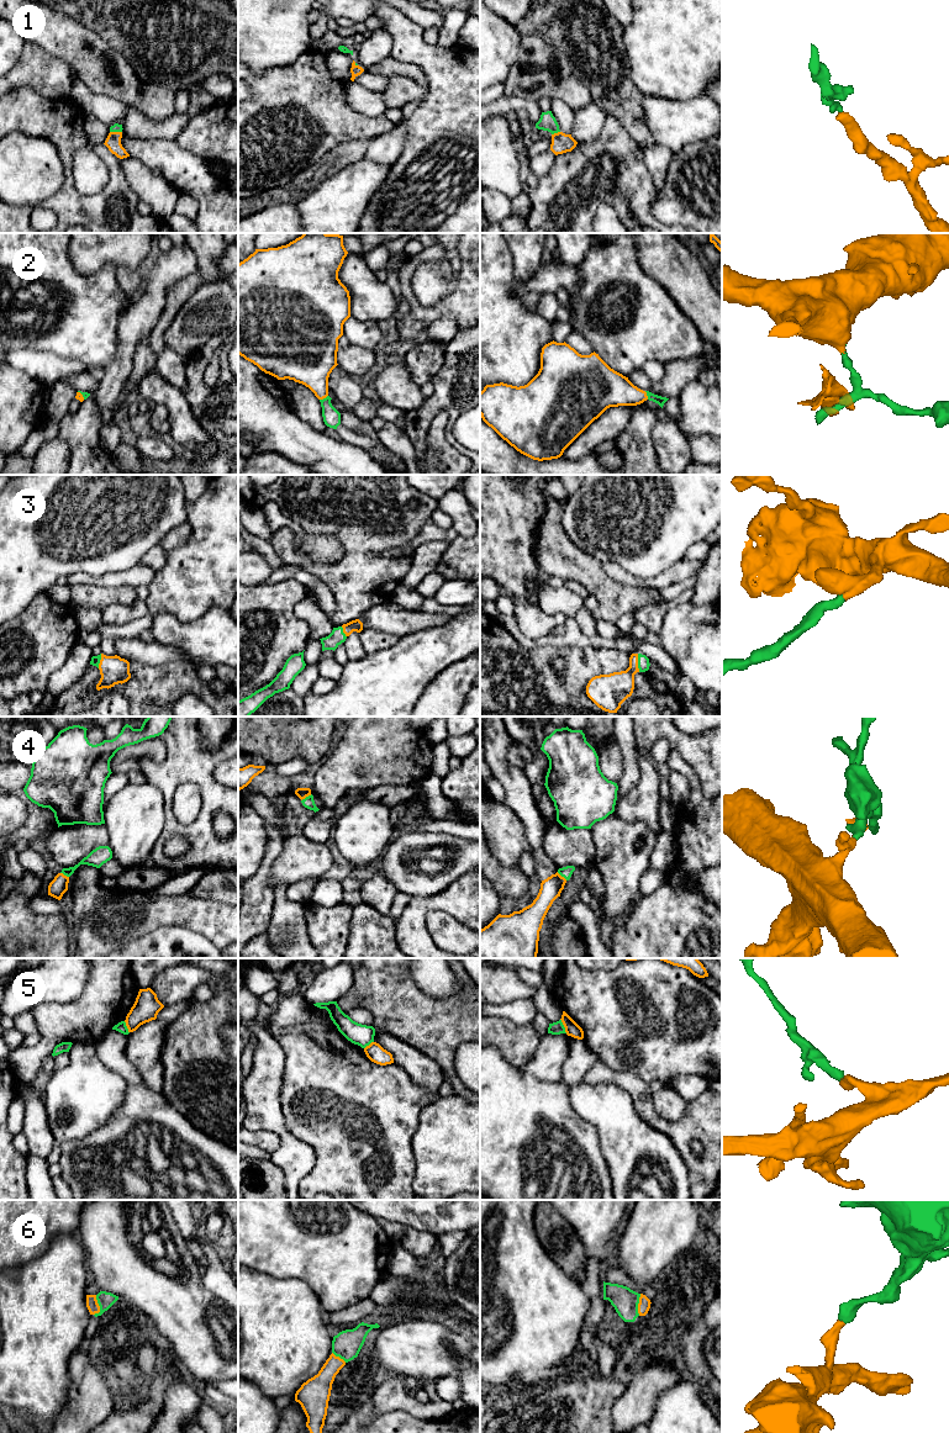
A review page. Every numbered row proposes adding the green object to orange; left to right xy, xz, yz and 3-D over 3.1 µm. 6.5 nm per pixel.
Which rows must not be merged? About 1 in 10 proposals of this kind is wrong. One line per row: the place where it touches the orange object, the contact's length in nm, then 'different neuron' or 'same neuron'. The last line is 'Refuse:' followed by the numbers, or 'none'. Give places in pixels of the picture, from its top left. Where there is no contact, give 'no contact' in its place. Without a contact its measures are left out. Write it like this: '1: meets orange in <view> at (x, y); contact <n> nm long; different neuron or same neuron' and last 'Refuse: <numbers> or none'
1: meets orange in xy at (116, 132); contact 80 nm long; same neuron
2: meets orange in xz at (323, 397); contact 70 nm long; same neuron
3: meets orange in yz at (637, 662); contact 120 nm long; same neuron
4: meets orange in xz at (306, 796); contact 80 nm long; same neuron
5: meets orange in yz at (564, 1026); contact 100 nm long; different neuron
6: meets orange in xy at (99, 1306); contact 140 nm long; same neuron
Refuse: 5

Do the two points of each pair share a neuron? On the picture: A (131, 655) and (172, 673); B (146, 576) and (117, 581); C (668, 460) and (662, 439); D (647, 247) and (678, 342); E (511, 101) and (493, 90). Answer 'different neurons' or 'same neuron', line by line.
A: different neurons
B: same neuron
C: same neuron
D: different neurons
E: different neurons

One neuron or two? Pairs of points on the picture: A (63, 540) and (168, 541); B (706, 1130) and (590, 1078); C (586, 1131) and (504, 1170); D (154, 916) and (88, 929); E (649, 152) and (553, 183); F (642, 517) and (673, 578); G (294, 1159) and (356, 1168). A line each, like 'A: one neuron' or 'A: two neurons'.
A: two neurons
B: one neuron
C: one neuron
D: one neuron
E: two neurons
F: two neurons
G: two neurons

